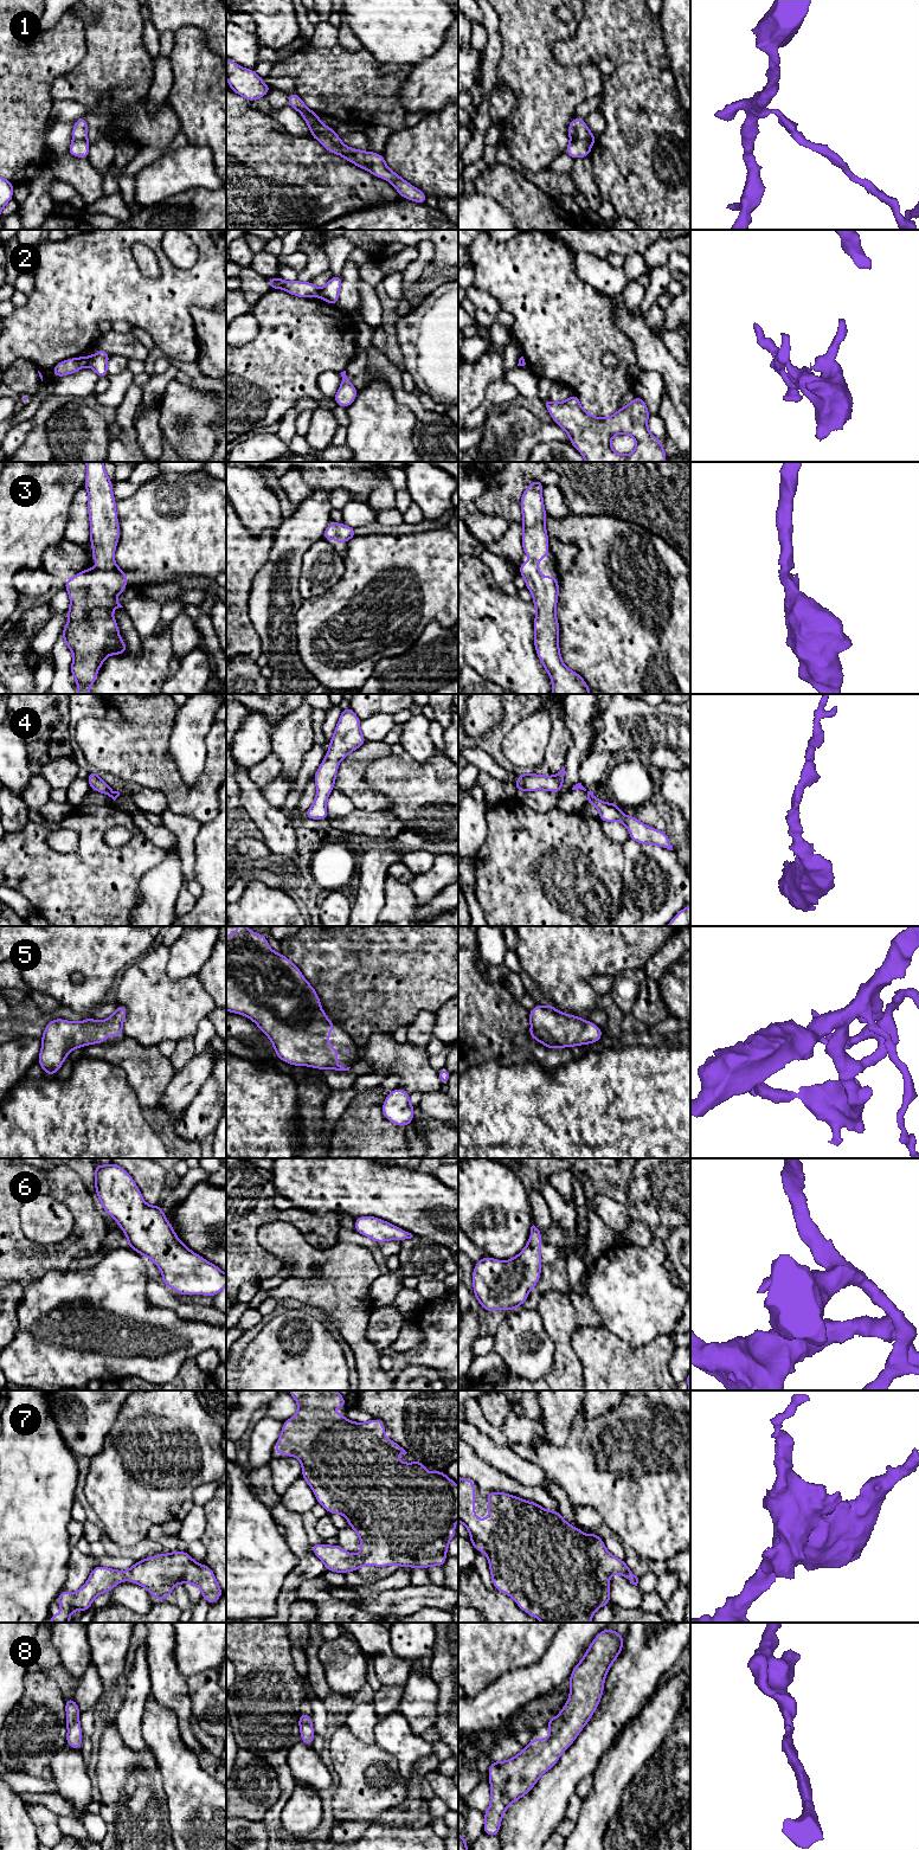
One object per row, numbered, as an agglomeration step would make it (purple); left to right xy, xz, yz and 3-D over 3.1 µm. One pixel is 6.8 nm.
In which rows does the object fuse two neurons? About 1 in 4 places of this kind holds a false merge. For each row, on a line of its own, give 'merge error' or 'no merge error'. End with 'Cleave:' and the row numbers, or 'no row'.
1: merge error
2: merge error
3: no merge error
4: no merge error
5: no merge error
6: no merge error
7: no merge error
8: no merge error
Cleave: 1, 2

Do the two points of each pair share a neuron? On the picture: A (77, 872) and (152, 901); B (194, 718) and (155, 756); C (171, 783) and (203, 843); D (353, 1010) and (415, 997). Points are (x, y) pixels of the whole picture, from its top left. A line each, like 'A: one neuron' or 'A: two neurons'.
A: two neurons
B: two neurons
C: two neurons
D: one neuron

